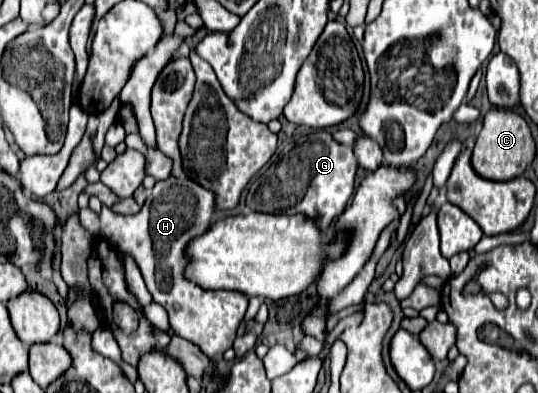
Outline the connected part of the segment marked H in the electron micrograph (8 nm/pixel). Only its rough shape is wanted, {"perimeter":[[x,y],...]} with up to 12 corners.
{"perimeter":[[154,184],[138,214],[106,206],[100,236],[134,258],[170,330],[210,358],[232,348],[240,292],[182,276],[214,194]]}

